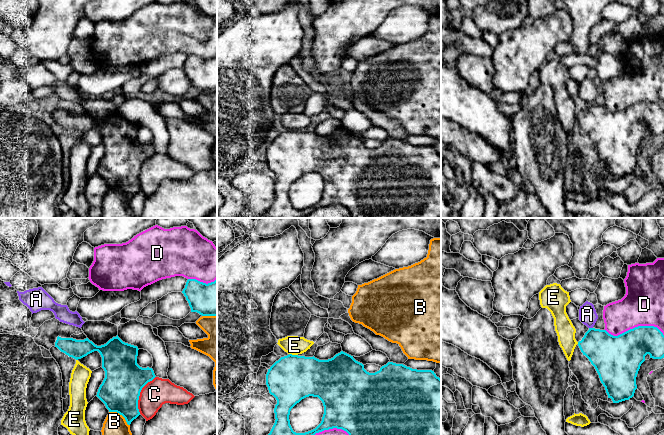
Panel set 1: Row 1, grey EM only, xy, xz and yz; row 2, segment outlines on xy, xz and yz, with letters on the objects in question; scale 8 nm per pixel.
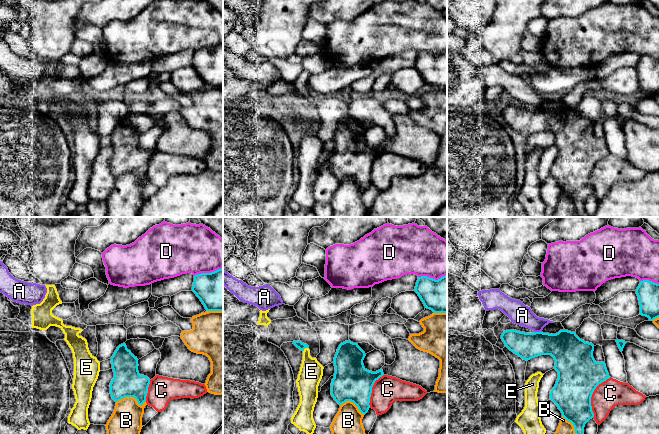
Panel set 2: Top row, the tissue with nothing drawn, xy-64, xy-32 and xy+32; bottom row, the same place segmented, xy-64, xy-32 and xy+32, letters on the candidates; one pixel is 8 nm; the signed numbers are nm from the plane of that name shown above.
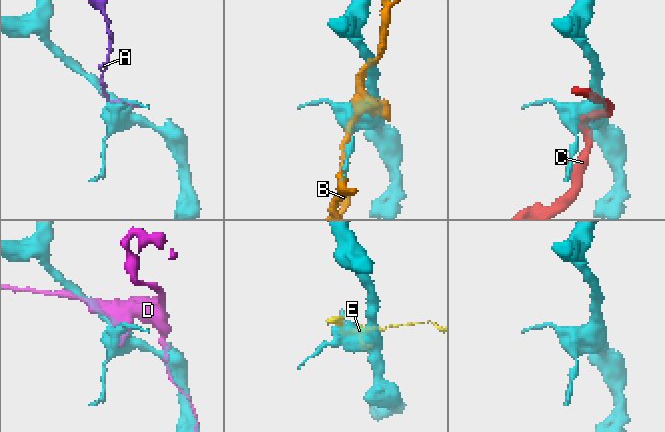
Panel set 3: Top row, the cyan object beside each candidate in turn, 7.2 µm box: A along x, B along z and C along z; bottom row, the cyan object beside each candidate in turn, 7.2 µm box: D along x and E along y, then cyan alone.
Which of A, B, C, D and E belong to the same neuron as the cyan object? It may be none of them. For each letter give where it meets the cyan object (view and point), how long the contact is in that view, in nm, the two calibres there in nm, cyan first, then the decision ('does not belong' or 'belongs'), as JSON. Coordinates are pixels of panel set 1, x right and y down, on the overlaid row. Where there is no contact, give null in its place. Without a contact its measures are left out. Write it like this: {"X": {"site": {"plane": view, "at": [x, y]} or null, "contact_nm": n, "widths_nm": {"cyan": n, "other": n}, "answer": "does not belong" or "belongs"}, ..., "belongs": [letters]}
{"A": {"site": {"plane": "yz", "at": [591, 328]}, "contact_nm": 30, "widths_nm": {"cyan": 300, "other": 140}, "answer": "does not belong"}, "B": {"site": {"plane": "xy", "at": [120, 414]}, "contact_nm": 200, "widths_nm": {"cyan": 320, "other": 180}, "answer": "does not belong"}, "C": {"site": {"plane": "xy", "at": [139, 394]}, "contact_nm": 340, "widths_nm": {"cyan": 320, "other": 220}, "answer": "does not belong"}, "D": {"site": {"plane": "yz", "at": [634, 328]}, "contact_nm": 480, "widths_nm": {"cyan": 340, "other": 340}, "answer": "does not belong"}, "E": {"site": {"plane": "xz", "at": [293, 355]}, "contact_nm": 70, "widths_nm": {"cyan": 380, "other": 150}, "answer": "does not belong"}, "belongs": []}

